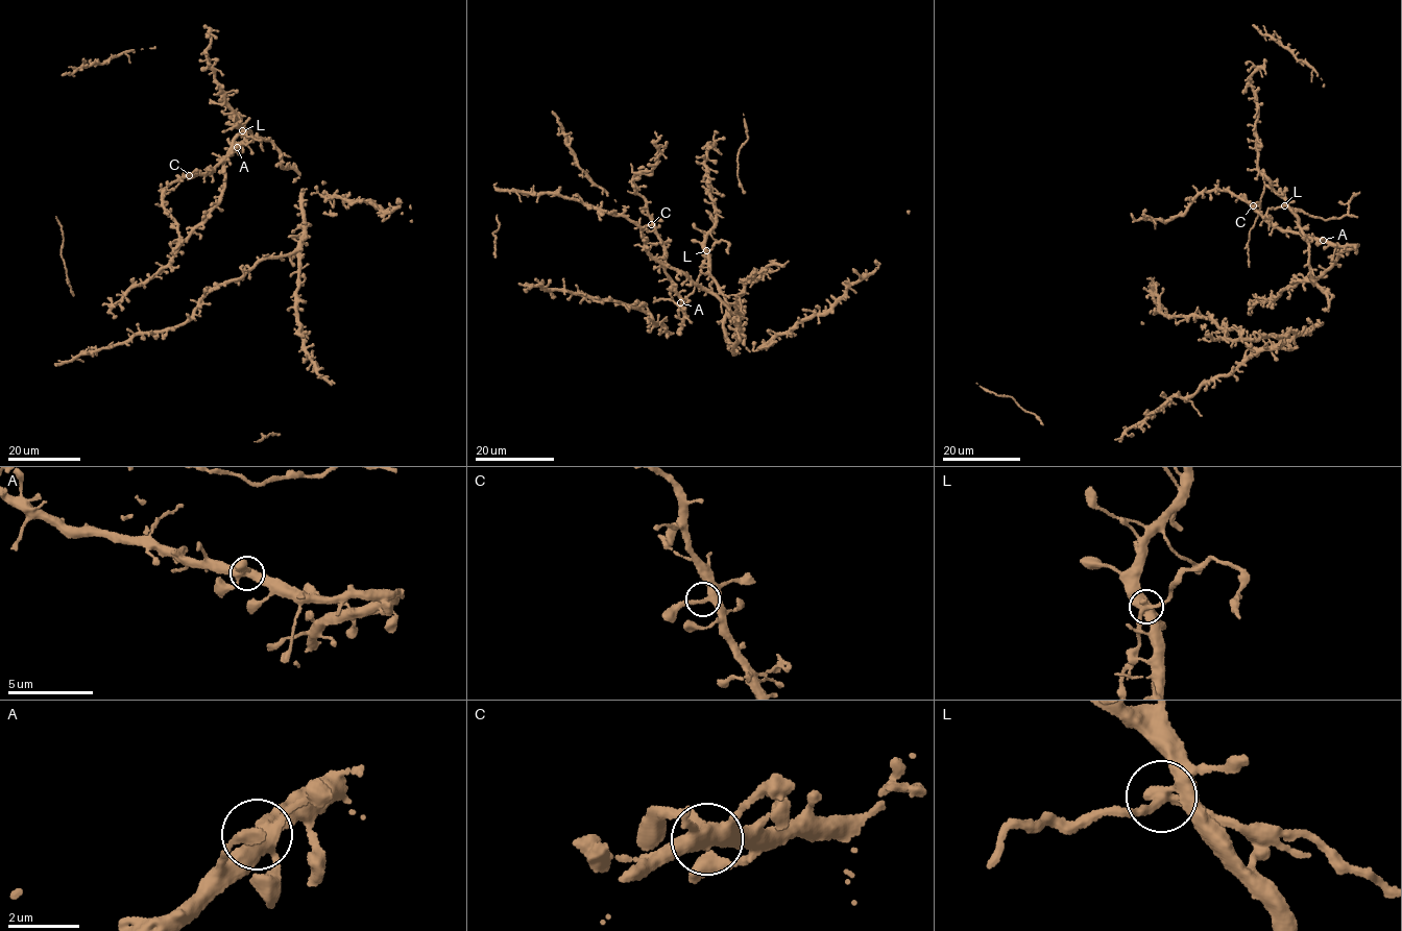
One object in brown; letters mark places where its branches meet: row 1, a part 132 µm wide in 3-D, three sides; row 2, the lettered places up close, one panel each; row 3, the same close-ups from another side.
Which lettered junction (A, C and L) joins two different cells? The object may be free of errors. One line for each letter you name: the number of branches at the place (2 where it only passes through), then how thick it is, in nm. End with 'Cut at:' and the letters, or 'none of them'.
L: 4 | 300 nm
Cut at: L

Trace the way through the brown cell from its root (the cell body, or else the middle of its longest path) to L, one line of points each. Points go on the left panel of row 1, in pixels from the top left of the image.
L: (268, 141), (242, 131)

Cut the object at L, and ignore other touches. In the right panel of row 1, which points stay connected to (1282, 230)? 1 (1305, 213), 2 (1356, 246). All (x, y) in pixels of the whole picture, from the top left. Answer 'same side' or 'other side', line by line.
1: other side
2: same side

